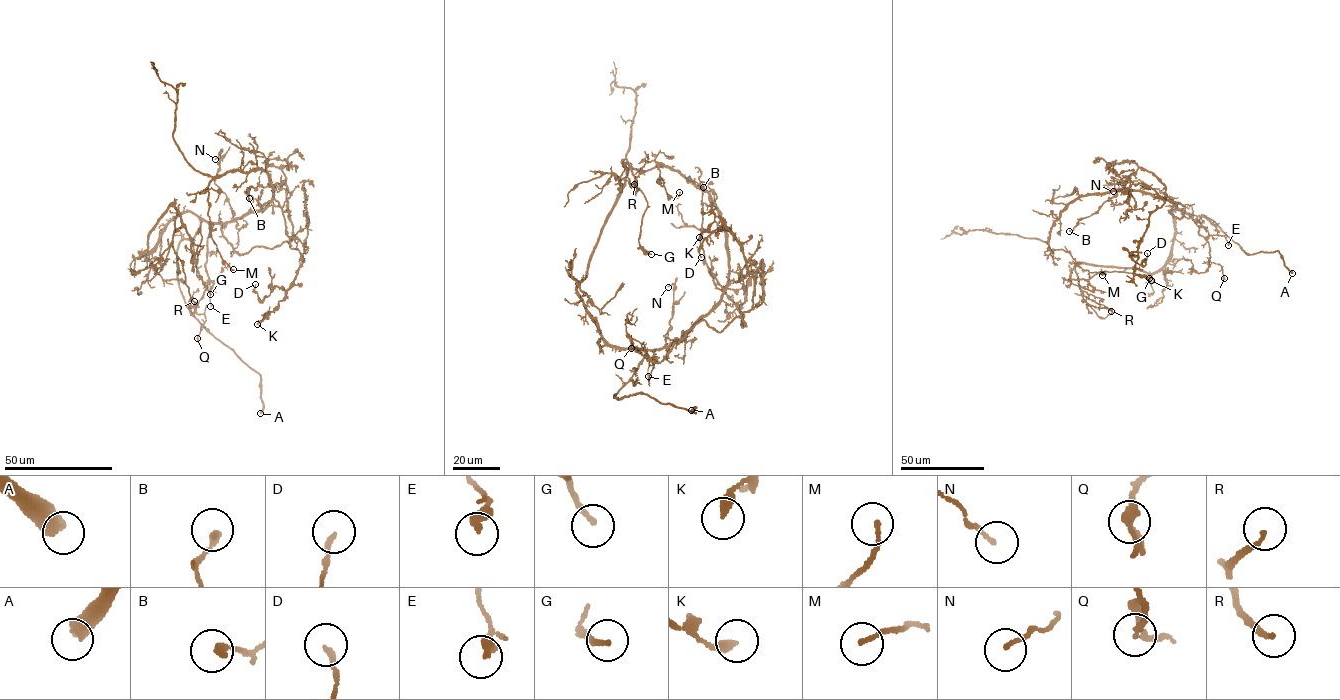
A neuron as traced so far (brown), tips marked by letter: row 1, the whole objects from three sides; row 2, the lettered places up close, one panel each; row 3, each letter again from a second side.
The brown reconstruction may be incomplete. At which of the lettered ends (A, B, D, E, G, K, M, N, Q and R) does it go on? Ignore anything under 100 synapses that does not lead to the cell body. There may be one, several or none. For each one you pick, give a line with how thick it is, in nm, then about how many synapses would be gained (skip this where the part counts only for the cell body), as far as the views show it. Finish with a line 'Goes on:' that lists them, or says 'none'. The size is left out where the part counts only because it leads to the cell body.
A: Thickness 600 nm
Goes on: A

